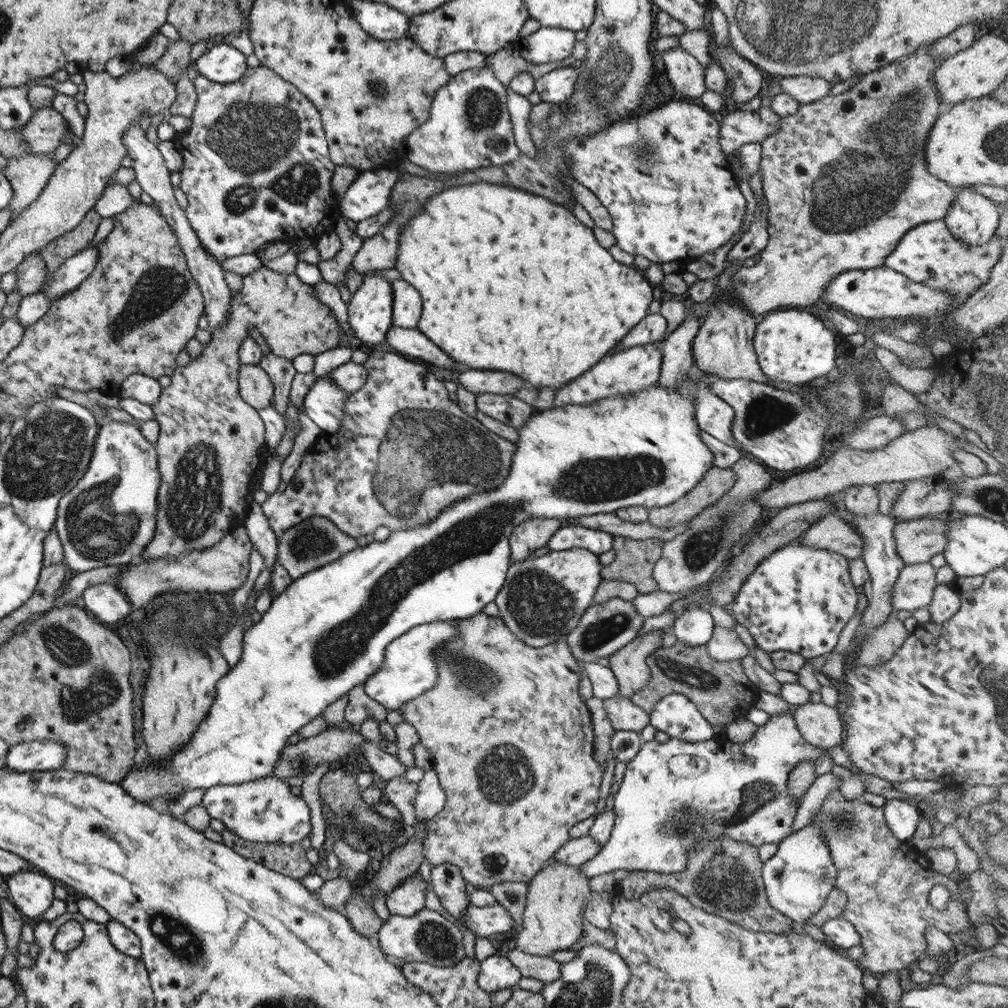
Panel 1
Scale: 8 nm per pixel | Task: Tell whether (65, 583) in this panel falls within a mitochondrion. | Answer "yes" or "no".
no

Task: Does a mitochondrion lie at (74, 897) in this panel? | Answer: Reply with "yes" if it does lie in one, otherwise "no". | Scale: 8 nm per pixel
no

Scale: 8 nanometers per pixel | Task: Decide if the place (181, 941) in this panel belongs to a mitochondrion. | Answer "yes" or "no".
yes

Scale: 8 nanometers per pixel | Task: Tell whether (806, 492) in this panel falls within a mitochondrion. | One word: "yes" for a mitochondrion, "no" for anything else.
no

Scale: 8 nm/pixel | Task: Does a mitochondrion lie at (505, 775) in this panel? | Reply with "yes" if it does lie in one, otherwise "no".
yes

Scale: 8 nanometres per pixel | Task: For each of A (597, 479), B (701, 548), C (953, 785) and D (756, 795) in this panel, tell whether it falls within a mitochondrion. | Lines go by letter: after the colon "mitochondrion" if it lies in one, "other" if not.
A: mitochondrion
B: mitochondrion
C: other
D: mitochondrion

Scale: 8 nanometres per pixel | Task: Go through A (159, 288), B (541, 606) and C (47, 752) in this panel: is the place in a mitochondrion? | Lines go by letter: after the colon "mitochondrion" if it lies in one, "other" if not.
A: mitochondrion
B: mitochondrion
C: other

